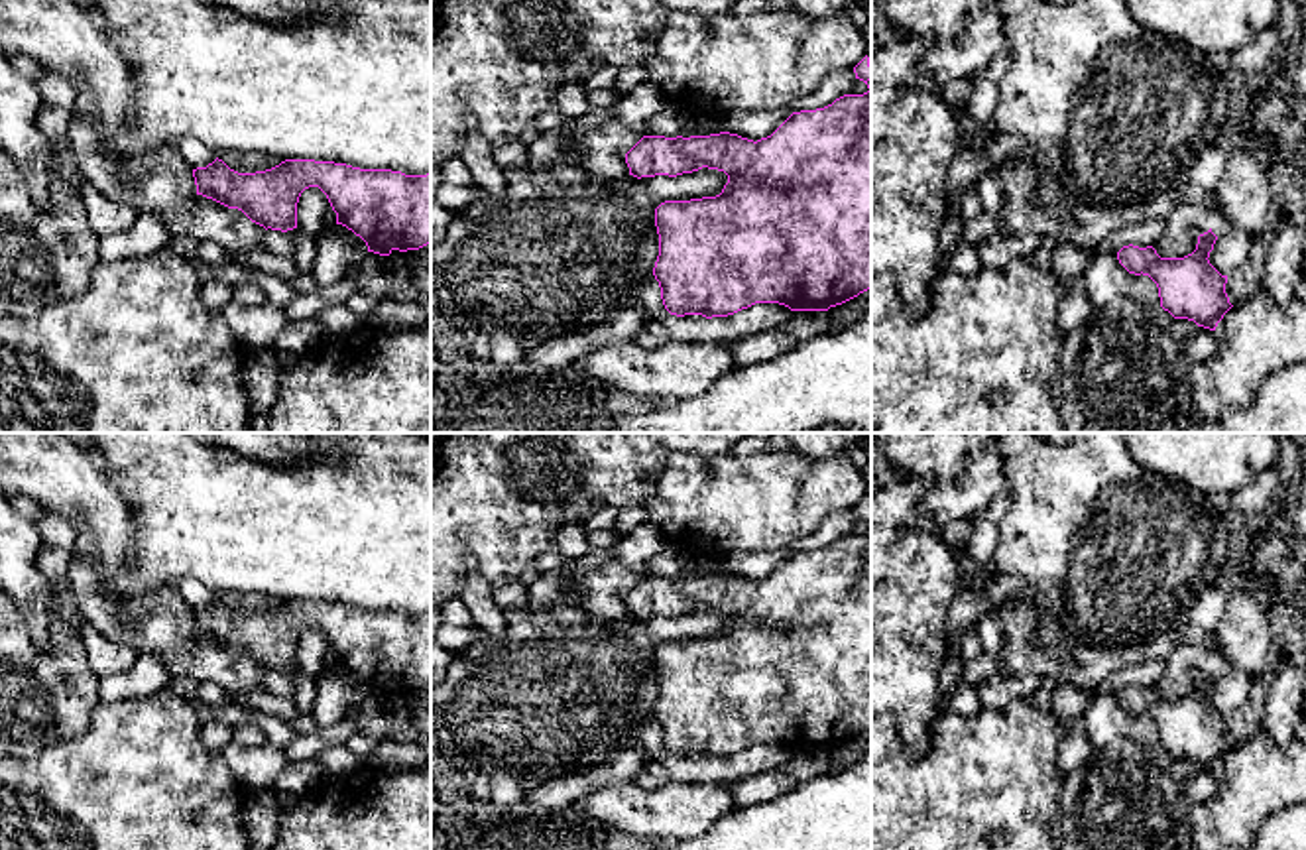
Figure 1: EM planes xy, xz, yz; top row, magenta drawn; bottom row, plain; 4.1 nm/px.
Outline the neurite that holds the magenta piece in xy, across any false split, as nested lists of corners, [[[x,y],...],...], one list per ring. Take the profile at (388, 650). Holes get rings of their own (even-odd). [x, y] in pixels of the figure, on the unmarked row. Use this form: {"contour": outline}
{"contour": [[[216,598],[193,610],[193,618],[197,636],[242,651],[266,671],[297,669],[301,634],[319,628],[336,653],[336,665],[360,677],[368,693],[389,697],[431,685],[431,614],[315,600],[285,600],[266,612],[238,614]]]}

